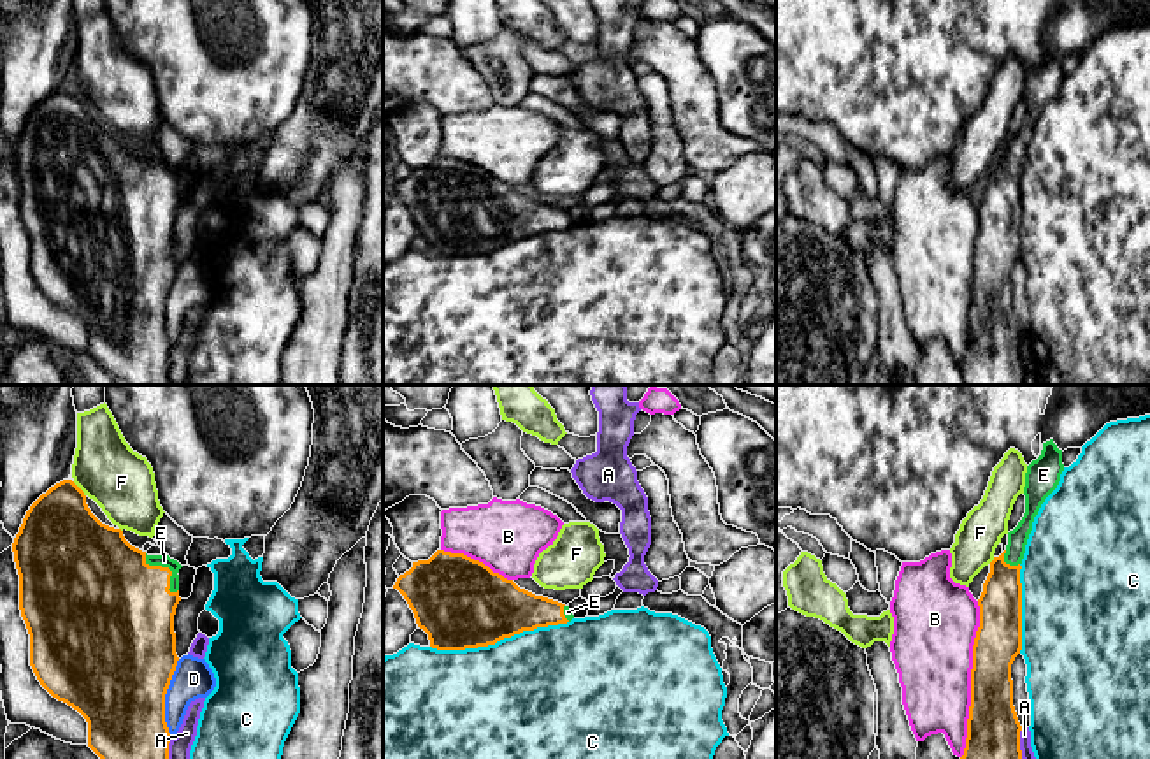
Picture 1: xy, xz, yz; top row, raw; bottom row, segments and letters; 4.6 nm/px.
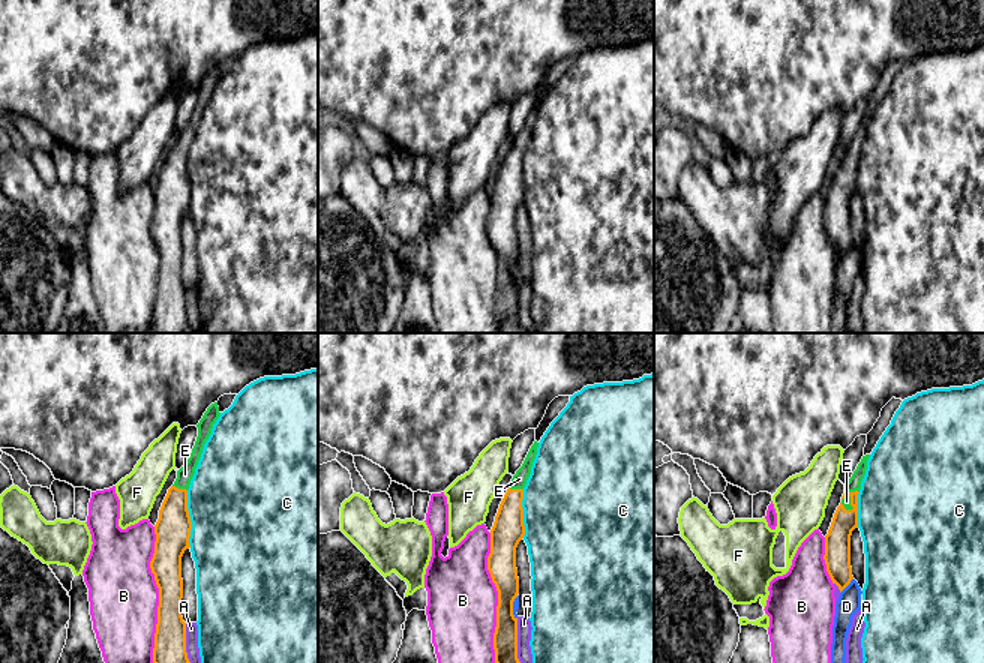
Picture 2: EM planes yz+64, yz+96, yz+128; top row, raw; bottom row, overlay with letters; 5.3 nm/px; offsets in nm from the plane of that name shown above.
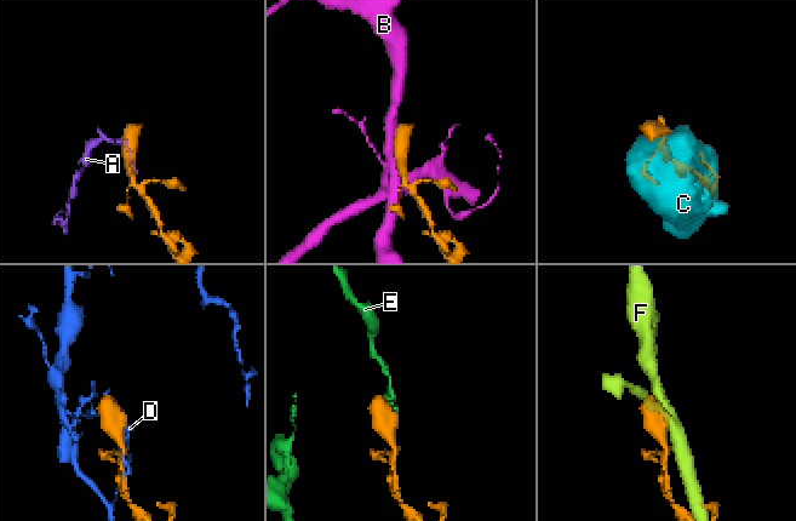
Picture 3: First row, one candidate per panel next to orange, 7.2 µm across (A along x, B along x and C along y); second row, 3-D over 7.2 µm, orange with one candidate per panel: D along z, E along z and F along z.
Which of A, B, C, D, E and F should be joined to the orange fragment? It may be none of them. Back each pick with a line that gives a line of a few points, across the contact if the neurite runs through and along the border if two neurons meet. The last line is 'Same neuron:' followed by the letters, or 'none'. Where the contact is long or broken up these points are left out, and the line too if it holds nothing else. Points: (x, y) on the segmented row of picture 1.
Same neuron: E

